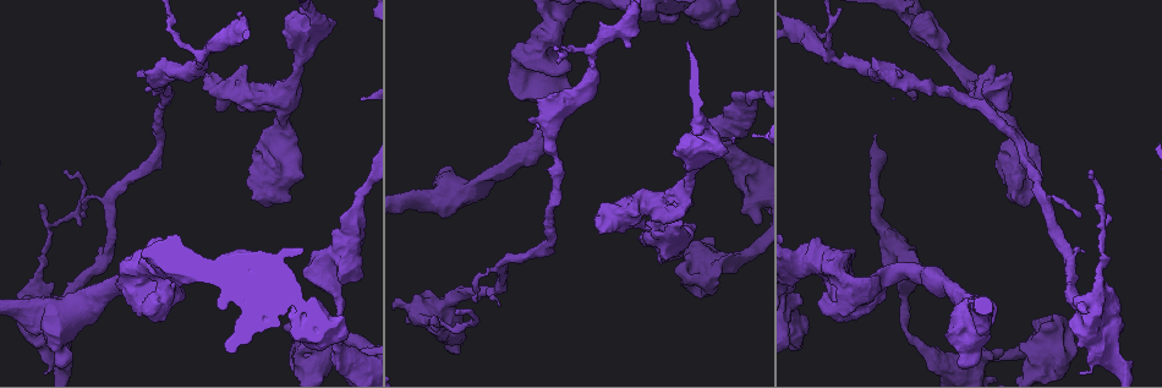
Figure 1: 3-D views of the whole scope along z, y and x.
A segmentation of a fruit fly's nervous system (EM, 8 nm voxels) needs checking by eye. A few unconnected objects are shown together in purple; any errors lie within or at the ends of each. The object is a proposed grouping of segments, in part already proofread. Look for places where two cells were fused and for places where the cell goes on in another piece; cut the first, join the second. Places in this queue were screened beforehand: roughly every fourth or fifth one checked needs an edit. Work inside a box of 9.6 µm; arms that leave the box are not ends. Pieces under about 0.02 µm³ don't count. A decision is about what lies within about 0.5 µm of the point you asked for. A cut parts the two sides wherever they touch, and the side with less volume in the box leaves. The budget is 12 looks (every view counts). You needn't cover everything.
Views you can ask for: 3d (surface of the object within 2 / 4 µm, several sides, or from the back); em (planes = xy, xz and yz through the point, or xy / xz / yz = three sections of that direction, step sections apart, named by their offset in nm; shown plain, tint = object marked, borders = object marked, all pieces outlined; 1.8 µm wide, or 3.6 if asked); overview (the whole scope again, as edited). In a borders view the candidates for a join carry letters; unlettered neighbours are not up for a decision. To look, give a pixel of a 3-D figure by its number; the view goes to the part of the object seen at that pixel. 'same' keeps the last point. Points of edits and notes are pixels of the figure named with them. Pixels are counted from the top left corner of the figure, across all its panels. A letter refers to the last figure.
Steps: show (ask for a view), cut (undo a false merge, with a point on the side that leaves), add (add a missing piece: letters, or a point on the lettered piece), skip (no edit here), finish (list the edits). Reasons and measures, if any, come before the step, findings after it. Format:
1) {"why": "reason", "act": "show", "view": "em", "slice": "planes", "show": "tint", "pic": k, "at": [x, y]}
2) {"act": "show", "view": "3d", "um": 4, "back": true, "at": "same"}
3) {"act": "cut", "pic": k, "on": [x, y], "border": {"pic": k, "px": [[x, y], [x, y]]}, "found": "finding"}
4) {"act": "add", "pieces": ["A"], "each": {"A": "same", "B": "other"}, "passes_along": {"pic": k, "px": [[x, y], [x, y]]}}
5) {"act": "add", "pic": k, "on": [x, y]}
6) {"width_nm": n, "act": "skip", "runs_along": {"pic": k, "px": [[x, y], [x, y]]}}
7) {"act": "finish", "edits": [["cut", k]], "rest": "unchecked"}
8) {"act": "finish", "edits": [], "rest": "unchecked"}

{"why": "thick end", "act": "show", "view": "em", "slice": "planes", "show": "tint", "pic": 1, "at": [1069, 336]}

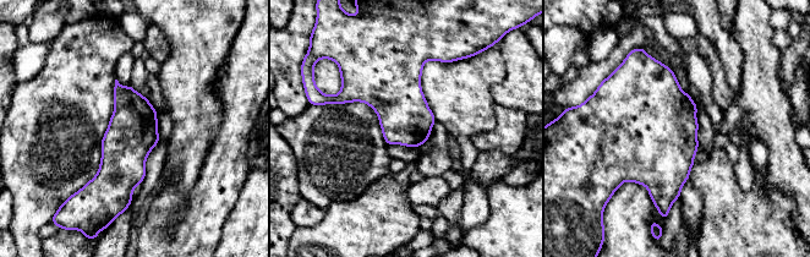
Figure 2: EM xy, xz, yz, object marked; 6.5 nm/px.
{"why": "what lies round it", "act": "show", "view": "em", "slice": "planes", "show": "borders", "at": "same"}

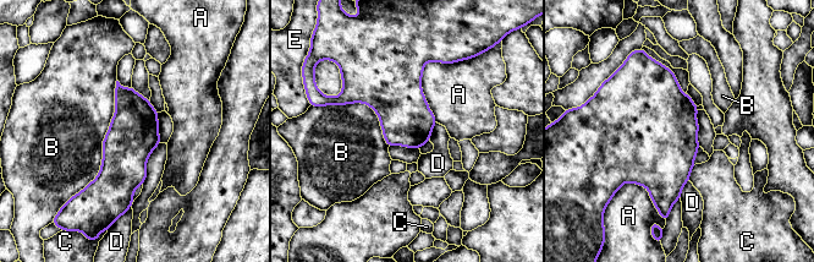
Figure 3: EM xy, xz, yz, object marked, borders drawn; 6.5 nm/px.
{"longest_contact_nm": ["B", 800], "act": "skip", "each": {"A": "other", "B": "other", "C": "other", "D": "other", "E": "other"}, "border": {"pic": 3, "px": [[157, 113], [158, 135], [161, 142]]}, "found": "no lettered piece goes on from it"}

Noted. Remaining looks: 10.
{"why": "calibre changes", "act": "show", "view": "3d", "um": 2, "pic": 1, "at": [287, 99]}

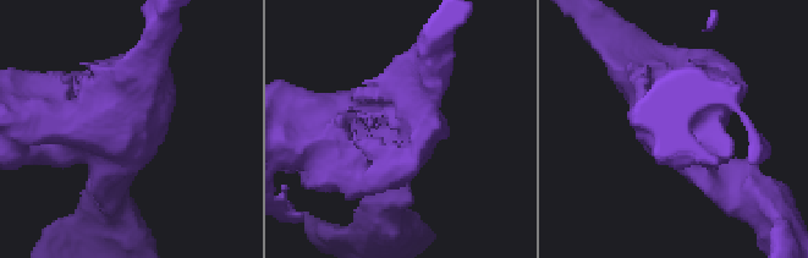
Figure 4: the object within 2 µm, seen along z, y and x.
{"why": "need the tissue", "act": "show", "view": "em", "um": 3.6, "slice": "xz", "step": 4, "show": "borders", "pic": 4, "at": [115, 123]}

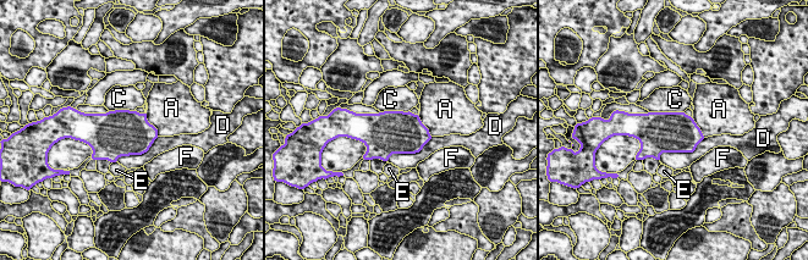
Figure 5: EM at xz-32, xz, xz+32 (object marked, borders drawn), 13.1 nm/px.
{"act": "skip", "each": {"A": "other", "C": "other", "D": "other", "E": "other", "F": "other"}, "border": {"pic": 5, "px": [[704, 138], [659, 160]]}, "found": "continuous, no second cell"}

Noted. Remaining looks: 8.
{"why": "branch point", "act": "show", "view": "em", "slice": "planes", "show": "borders", "pic": 1, "at": [337, 246]}

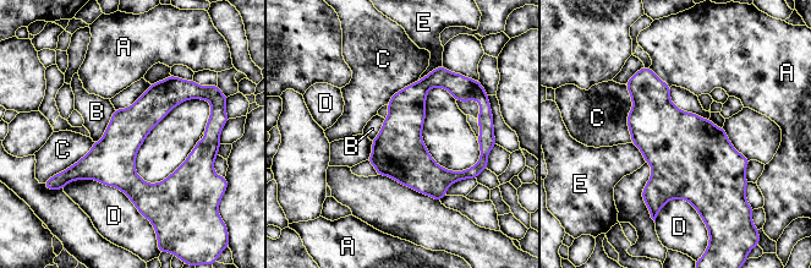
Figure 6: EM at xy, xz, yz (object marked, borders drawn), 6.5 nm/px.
{"act": "skip", "each": {"A": "other", "B": "other", "C": "other", "D": "other", "E": "other"}, "found": "all the same cell"}

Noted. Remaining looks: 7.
{"why": "calibre changes", "act": "show", "view": "3d", "um": 2, "pic": 1, "at": [584, 83]}

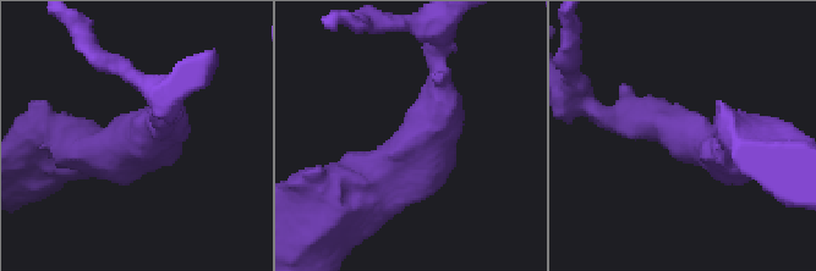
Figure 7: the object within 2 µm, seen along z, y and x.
{"arm_widths_nm": [190, 380], "why": "now the EM", "act": "show", "view": "em", "slice": "planes", "show": "tint", "pic": 7, "at": [681, 135]}

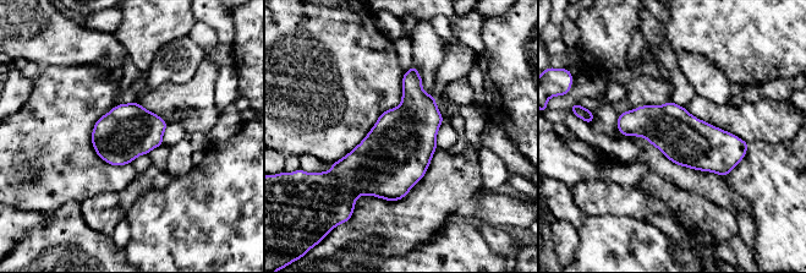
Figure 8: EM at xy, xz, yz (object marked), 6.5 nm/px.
{"why": "see the neighbours", "act": "show", "view": "em", "slice": "planes", "show": "borders", "at": "same"}

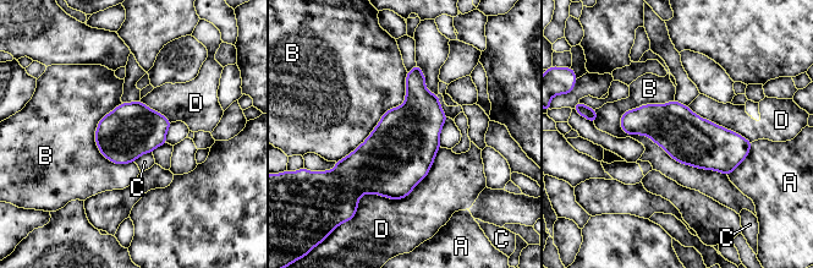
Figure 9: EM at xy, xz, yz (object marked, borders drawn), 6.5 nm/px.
{"act": "skip", "each": {"A": "other", "B": "other", "C": "other", "D": "other"}, "runs_along": {"pic": 9, "px": [[624, 119], [747, 147]]}, "found": "all the same cell"}

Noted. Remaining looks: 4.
{"why": "free end", "act": "show", "view": "3d", "um": 4, "pic": 1, "at": [153, 300]}

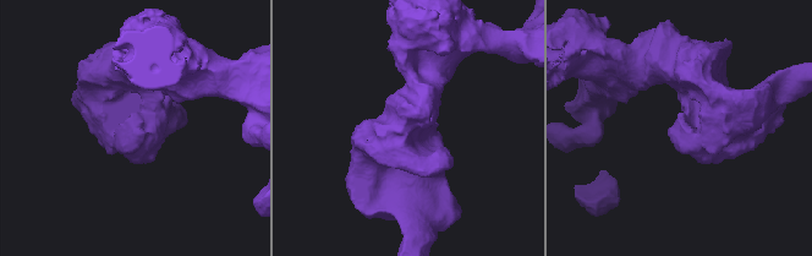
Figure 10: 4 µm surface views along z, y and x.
{"act": "show", "view": "em", "um": 3.6, "slice": "xz", "step": 16, "show": "tint", "pic": 10, "at": [134, 128]}

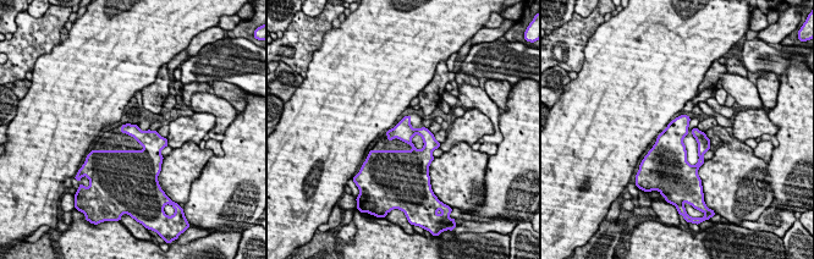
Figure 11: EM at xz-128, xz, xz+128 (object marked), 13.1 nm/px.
{"act": "show", "view": "em", "um": 3.6, "slice": "planes", "show": "borders", "at": "same"}

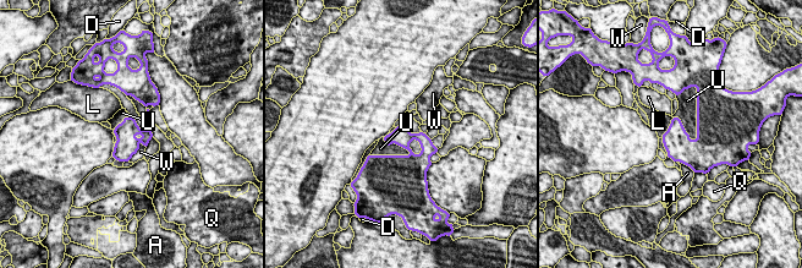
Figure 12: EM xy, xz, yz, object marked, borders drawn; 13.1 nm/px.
{"act": "add", "pieces": ["U"], "each": {"A": "other", "D": "other", "L": "other", "Q": "other", "U": "same", "W": "other"}, "found": "it goes on there"}

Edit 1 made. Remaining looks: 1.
{"act": "finish", "edits": [["add", 12]], "rest": "unchecked"}

